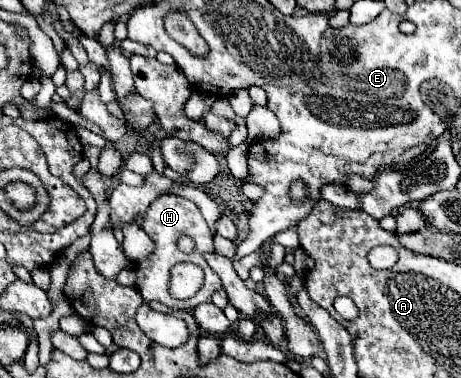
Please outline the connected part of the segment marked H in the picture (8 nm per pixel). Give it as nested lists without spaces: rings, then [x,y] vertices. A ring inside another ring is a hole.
[[[165,194],[165,196],[159,196],[149,208],[147,212],[143,214],[141,218],[141,228],[147,232],[147,236],[151,236],[151,240],[155,242],[155,250],[144,261],[135,265],[134,271],[137,276],[137,282],[135,282],[135,288],[139,290],[139,294],[143,296],[145,302],[149,300],[157,300],[157,302],[163,302],[165,306],[169,306],[171,310],[187,310],[191,312],[197,304],[201,302],[211,302],[211,294],[221,290],[223,284],[221,284],[221,278],[209,268],[207,260],[205,260],[205,254],[211,254],[215,252],[213,248],[213,234],[209,232],[209,226],[205,222],[205,218],[201,216],[199,208],[191,202],[191,200],[185,200],[181,196],[175,196],[175,194]],[[181,236],[189,236],[193,242],[195,242],[195,250],[191,254],[185,254],[185,252],[179,252],[177,248],[177,240]],[[179,262],[193,262],[193,264],[199,264],[205,272],[205,288],[203,288],[203,294],[195,294],[193,298],[189,298],[187,302],[175,302],[167,288],[169,288],[169,270],[179,264]]]

